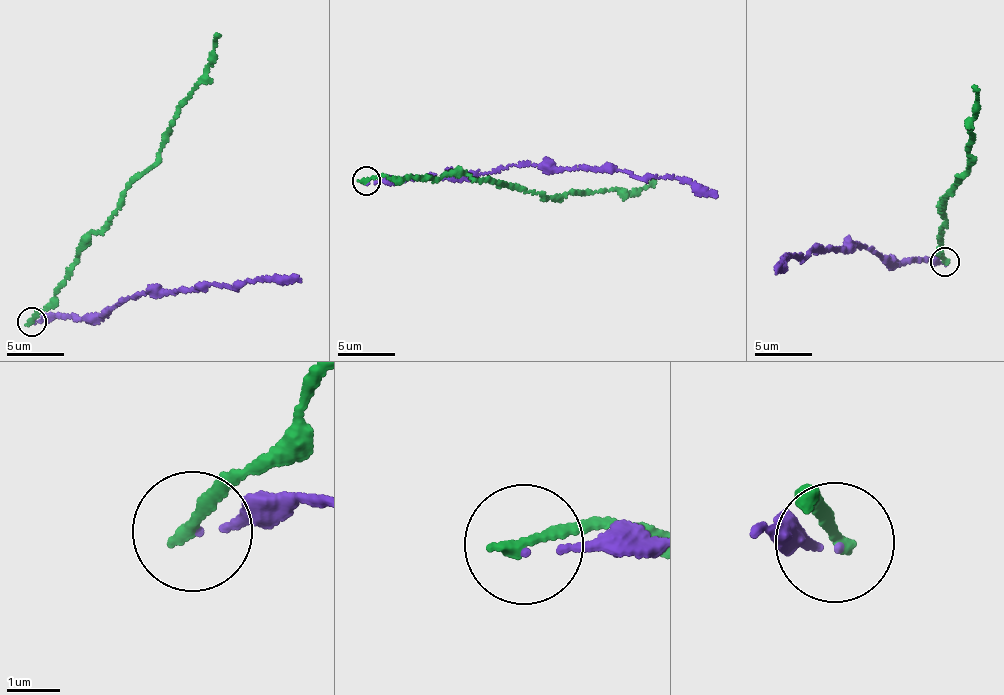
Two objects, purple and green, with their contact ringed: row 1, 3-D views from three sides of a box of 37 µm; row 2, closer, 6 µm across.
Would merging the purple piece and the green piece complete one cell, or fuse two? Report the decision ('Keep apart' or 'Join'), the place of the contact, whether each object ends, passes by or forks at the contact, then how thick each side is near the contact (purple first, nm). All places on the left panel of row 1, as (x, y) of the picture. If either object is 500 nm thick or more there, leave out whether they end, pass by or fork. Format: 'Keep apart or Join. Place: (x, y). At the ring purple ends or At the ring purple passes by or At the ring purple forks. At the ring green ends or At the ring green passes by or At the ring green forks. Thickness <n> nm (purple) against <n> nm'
Keep apart. Place: (32, 322). At the ring purple ends. At the ring green ends. Thickness 80 nm (purple) against 220 nm

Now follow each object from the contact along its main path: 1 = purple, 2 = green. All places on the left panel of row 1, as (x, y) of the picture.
1: (32, 320), (55, 314), (94, 321), (142, 294), (160, 297), (211, 284), (238, 288), (257, 280), (300, 279)
2: (31, 321), (51, 302), (86, 239), (106, 225), (121, 193), (155, 163), (180, 102), (212, 61), (217, 36)

